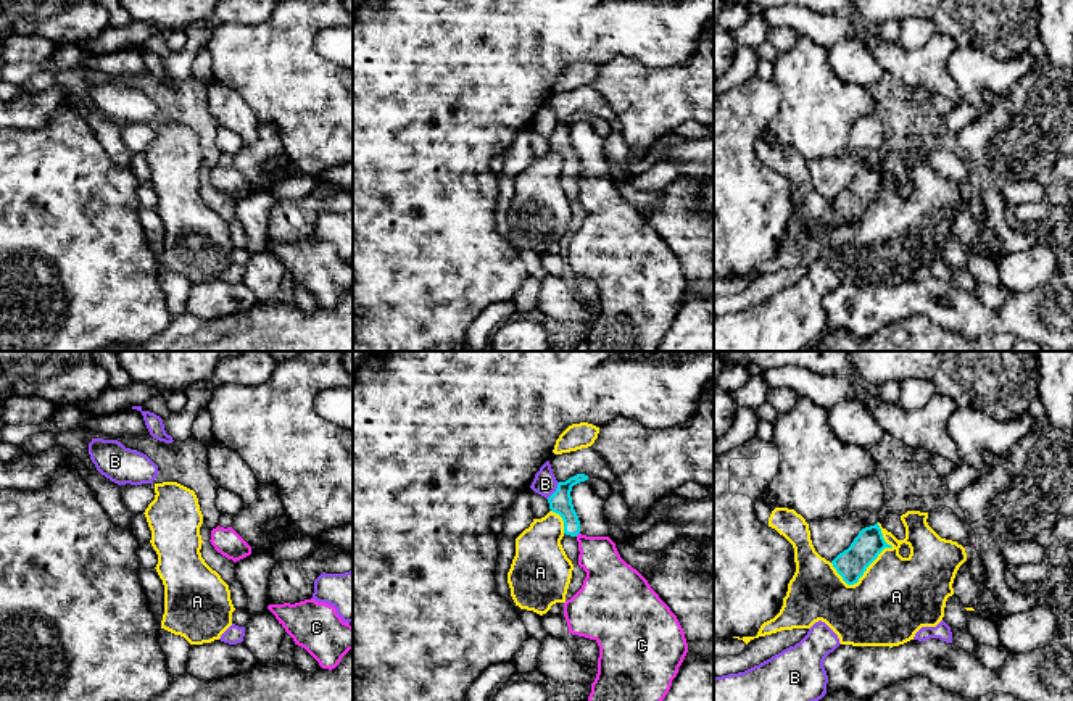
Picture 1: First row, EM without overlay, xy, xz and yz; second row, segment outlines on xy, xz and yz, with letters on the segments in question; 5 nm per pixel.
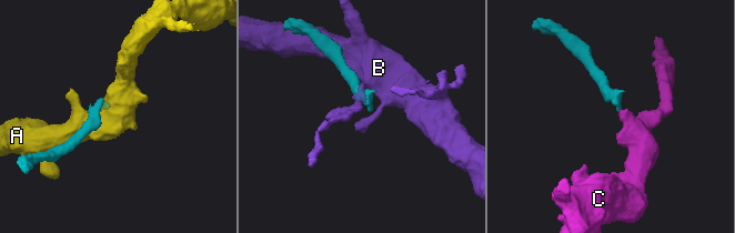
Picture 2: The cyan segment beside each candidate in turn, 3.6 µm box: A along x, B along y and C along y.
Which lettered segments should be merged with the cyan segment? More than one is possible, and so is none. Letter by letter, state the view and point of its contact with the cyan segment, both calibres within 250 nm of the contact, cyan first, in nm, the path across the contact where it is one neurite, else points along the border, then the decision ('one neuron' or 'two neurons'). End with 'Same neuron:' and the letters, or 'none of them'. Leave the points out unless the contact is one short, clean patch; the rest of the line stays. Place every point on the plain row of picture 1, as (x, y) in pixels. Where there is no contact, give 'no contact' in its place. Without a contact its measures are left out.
A: contact yz (877, 195); calibres 150 and 400 nm; two neurons
B: contact xz (556, 129); calibres 110 and 120 nm; two neurons
C: contact xz (577, 173); calibres 110 and 200 nm; border xz (579, 171), (575, 174); two neurons
Same neuron: none of them

